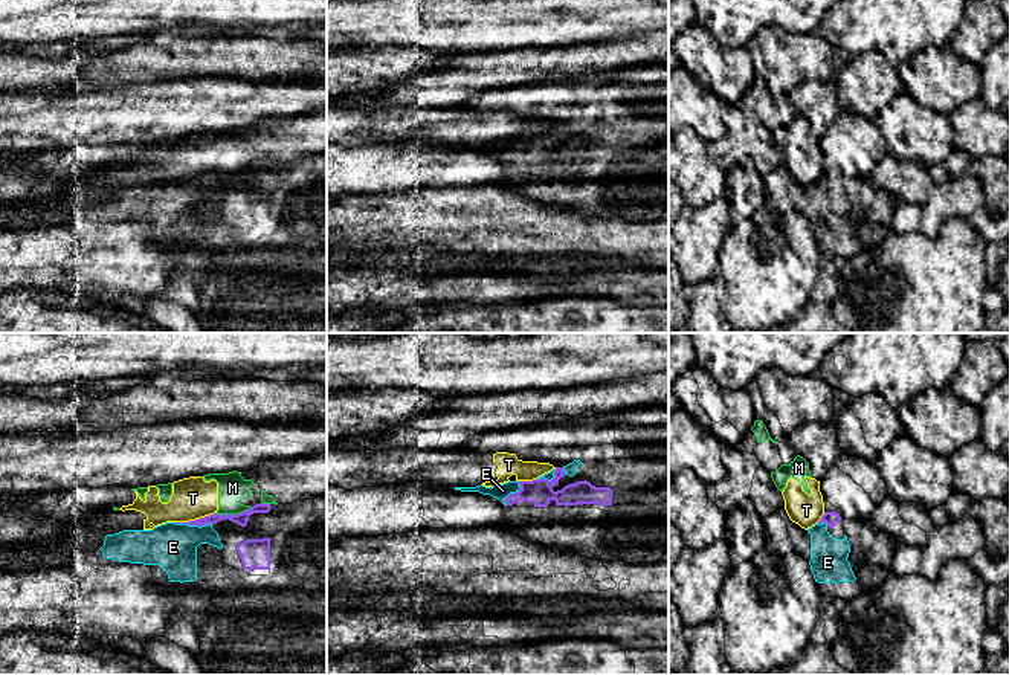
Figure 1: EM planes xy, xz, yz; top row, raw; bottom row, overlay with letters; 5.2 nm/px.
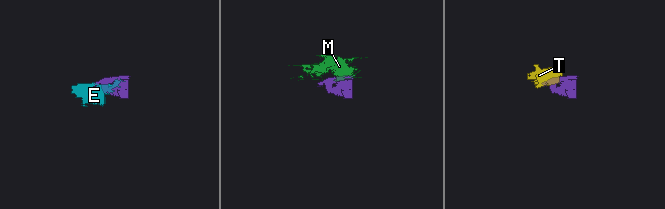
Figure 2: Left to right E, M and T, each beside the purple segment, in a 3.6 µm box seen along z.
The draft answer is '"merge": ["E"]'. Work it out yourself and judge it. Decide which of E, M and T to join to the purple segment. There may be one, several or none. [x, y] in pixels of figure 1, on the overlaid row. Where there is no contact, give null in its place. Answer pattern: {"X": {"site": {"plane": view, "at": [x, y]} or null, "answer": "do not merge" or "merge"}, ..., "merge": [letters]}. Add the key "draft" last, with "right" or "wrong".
{"E": {"site": {"plane": "xy", "at": [193, 524]}, "answer": "merge"}, "M": {"site": {"plane": "xy", "at": [232, 515]}, "answer": "do not merge"}, "T": {"site": {"plane": "xy", "at": [196, 519]}, "answer": "do not merge"}, "merge": ["E"], "draft": "right"}

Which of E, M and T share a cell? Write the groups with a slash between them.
E / M T

